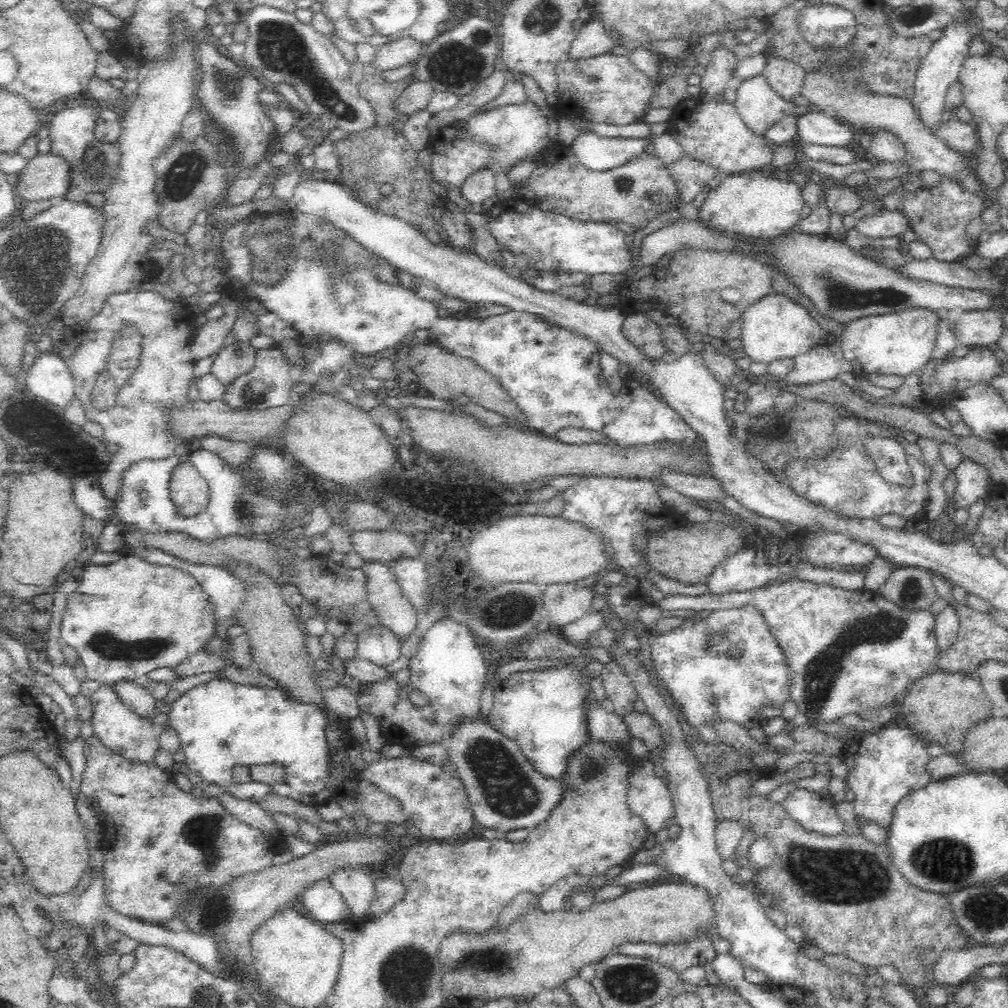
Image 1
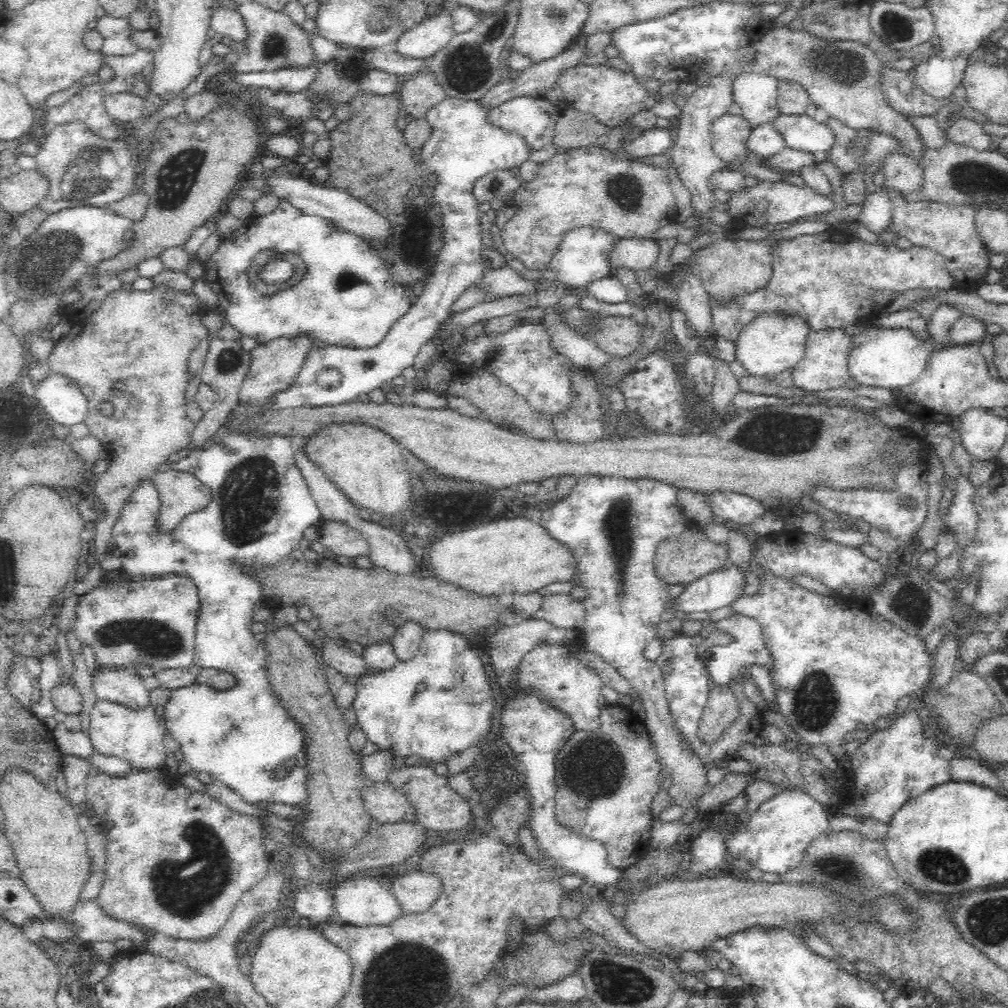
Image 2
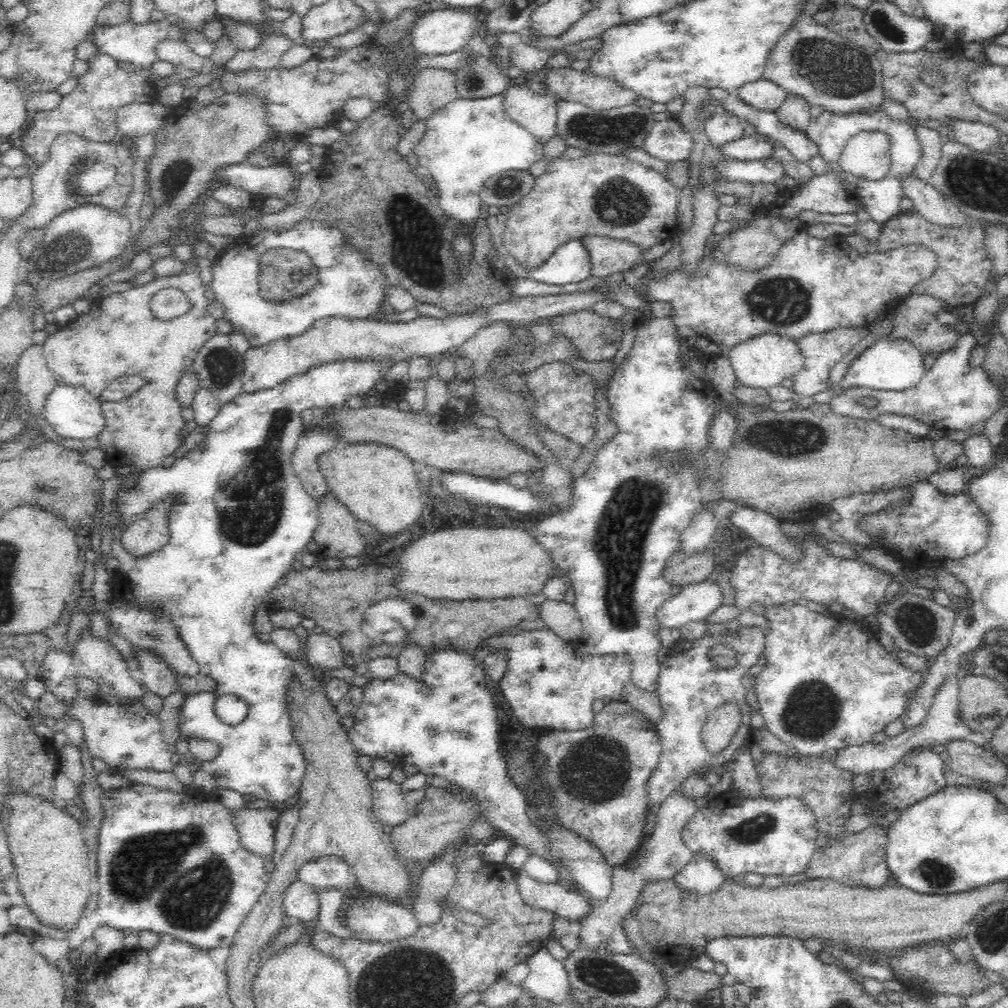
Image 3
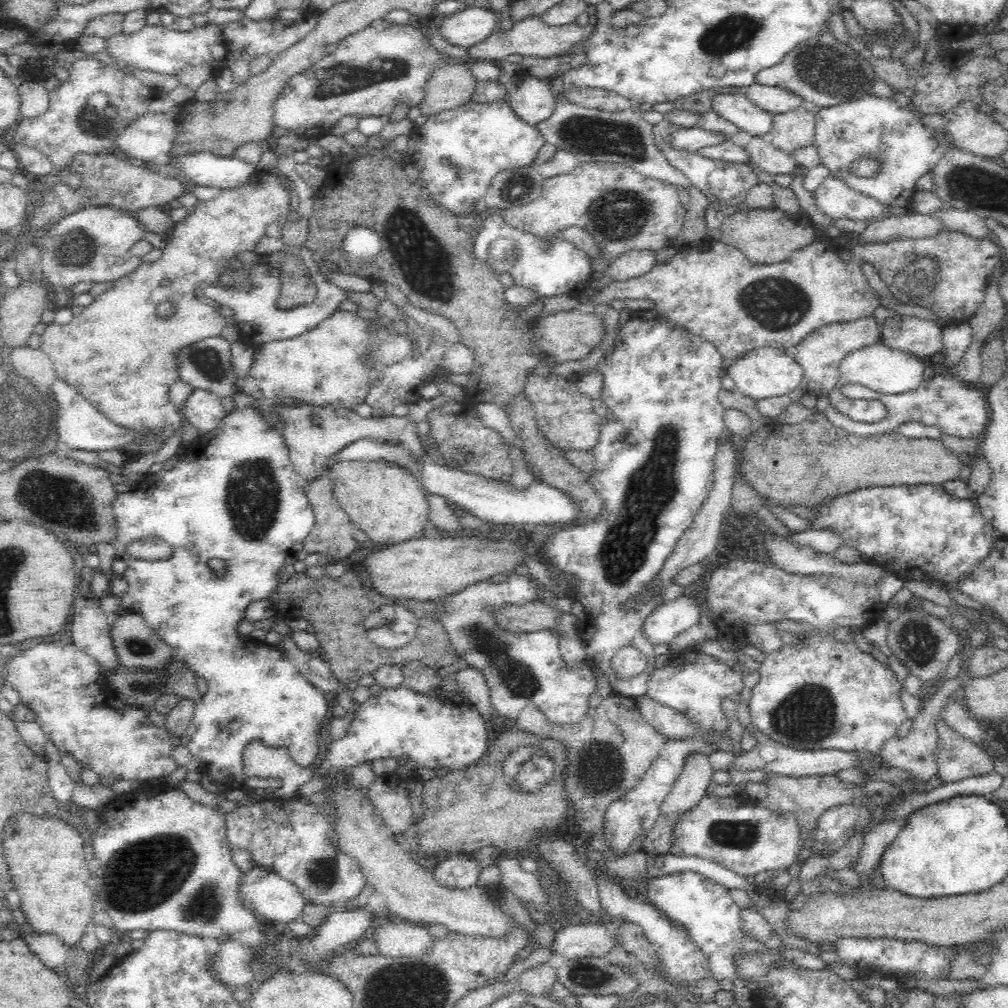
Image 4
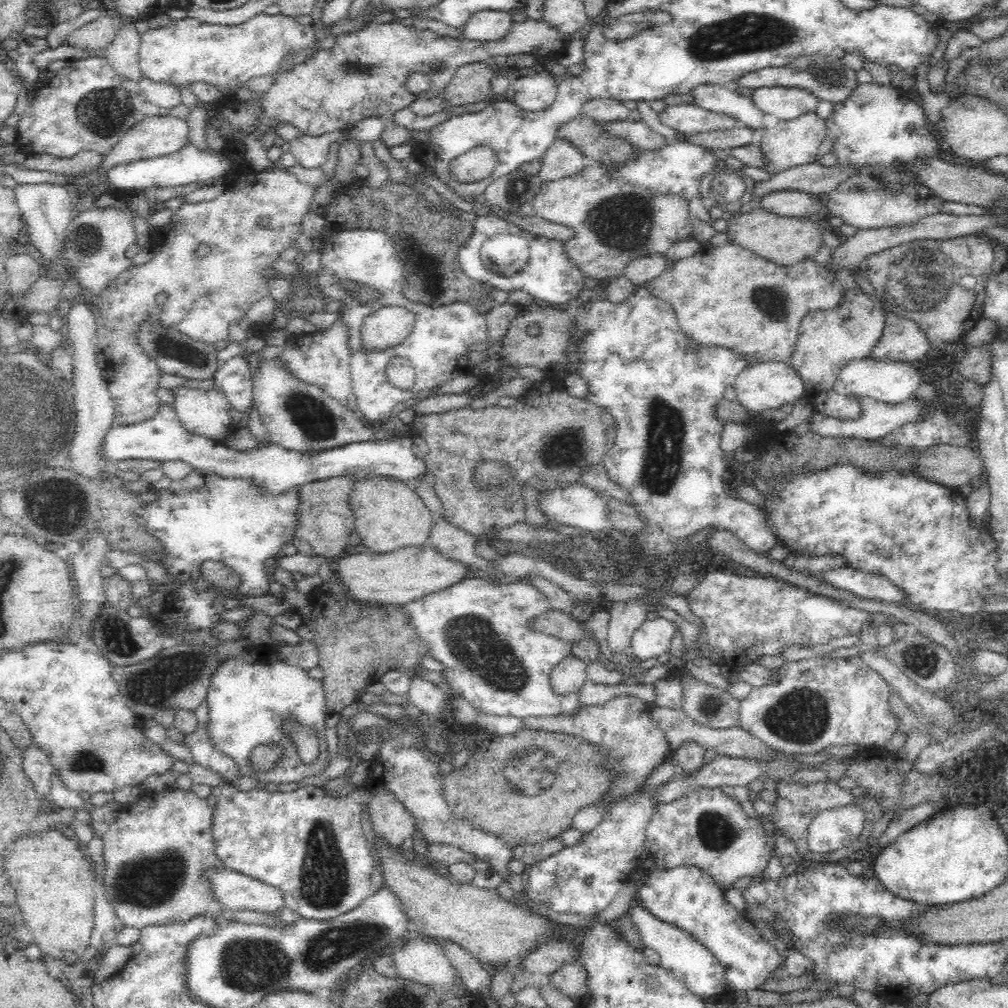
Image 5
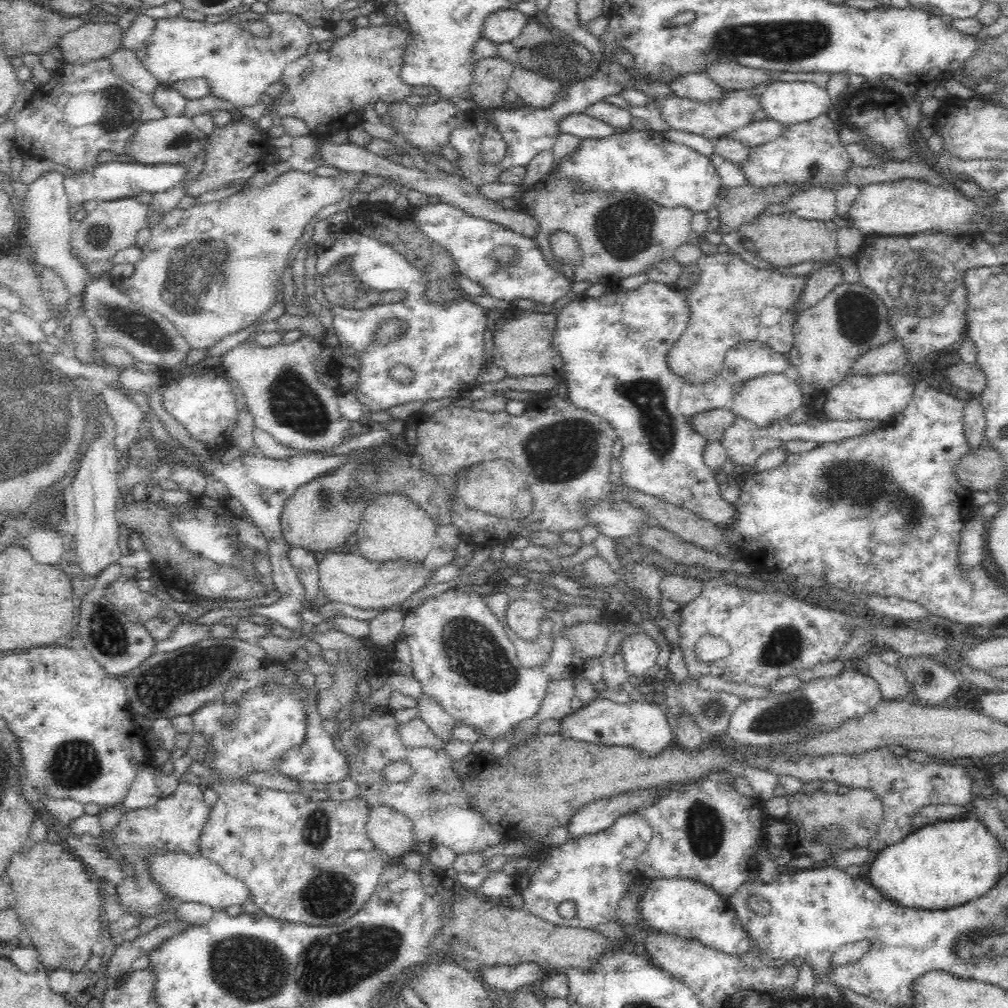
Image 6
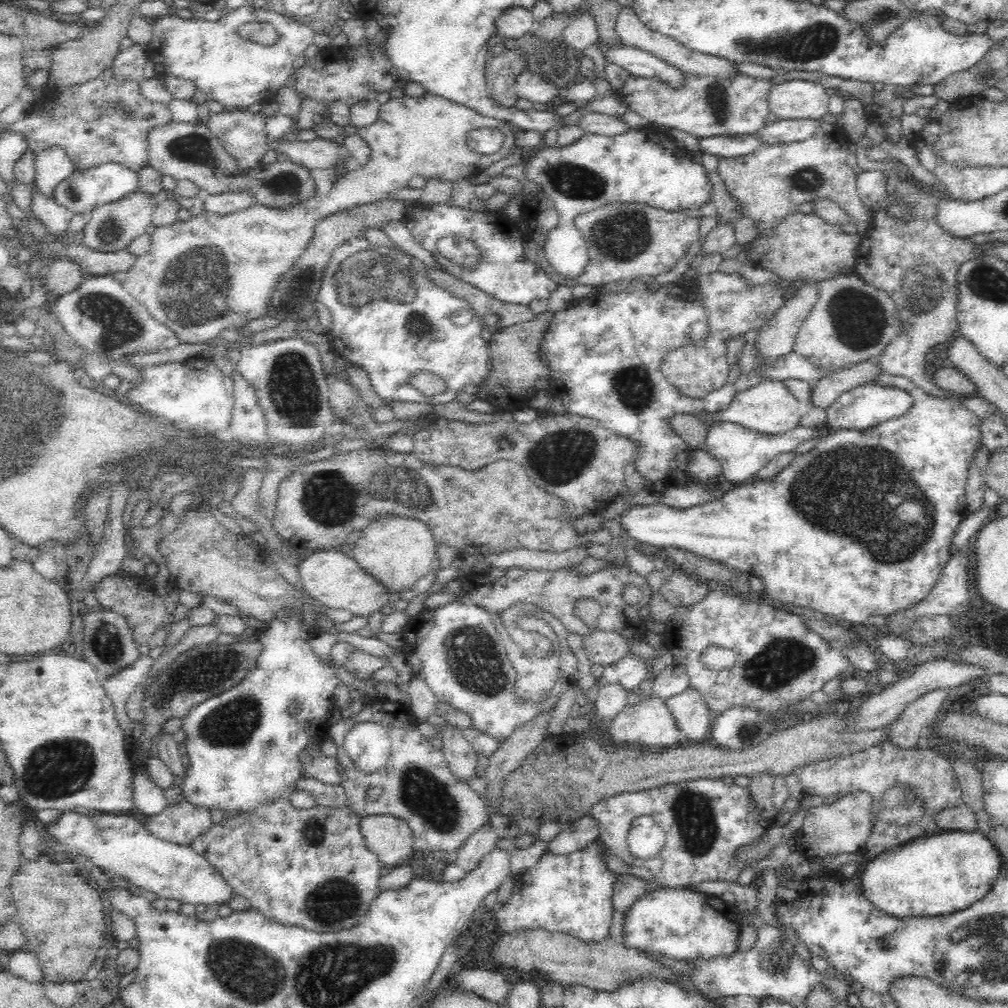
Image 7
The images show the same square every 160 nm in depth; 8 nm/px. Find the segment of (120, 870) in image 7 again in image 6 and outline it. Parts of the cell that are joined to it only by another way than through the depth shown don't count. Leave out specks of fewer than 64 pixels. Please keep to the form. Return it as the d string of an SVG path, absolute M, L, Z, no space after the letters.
M160 854L150 858L150 867L160 881L162 889L169 896L177 898L180 902L198 902L219 911L228 906L242 905L253 901L252 889L248 883L232 875L226 874L222 867L202 856L187 856L187 854Z

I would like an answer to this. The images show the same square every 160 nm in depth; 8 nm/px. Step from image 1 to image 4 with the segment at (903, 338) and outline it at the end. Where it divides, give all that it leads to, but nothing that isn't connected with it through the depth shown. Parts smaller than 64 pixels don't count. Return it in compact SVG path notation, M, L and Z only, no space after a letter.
M878 342L872 346L850 352L841 360L839 370L836 372L835 387L828 393L830 403L842 406L842 386L846 384L862 384L876 392L898 394L914 390L924 380L924 361L903 350L893 348Z

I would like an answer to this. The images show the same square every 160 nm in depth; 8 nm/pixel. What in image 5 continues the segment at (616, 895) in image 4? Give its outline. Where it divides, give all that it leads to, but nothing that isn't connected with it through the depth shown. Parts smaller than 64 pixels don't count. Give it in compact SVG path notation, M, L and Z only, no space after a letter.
M640 904L631 905L624 915L640 931L646 947L652 948L658 953L660 957L659 965L664 970L667 970L678 982L681 982L690 992L698 995L705 1002L711 1001L715 994L728 990L723 966L690 933L678 928L676 925L658 919L648 908L640 906Z

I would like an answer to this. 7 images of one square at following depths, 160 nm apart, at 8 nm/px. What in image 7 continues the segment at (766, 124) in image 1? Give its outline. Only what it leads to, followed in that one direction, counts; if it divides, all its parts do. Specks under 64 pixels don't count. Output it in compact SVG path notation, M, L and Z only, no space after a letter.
M797 79L772 87L767 103L778 119L821 120L828 113L830 95L831 92L818 83Z

